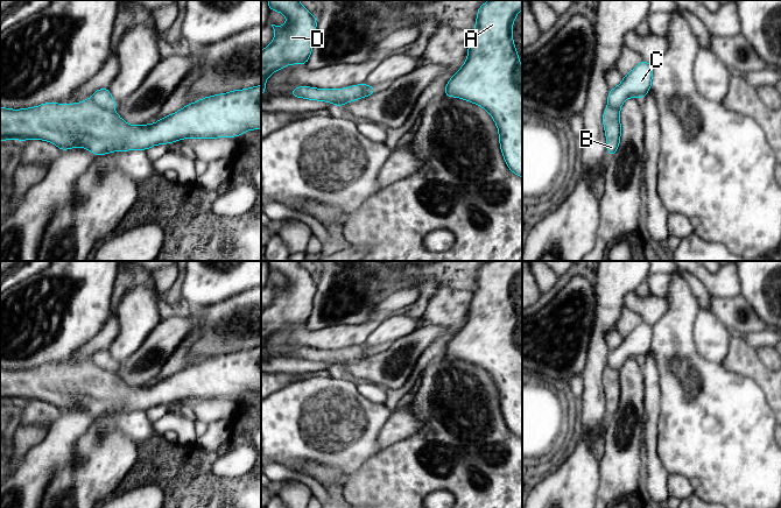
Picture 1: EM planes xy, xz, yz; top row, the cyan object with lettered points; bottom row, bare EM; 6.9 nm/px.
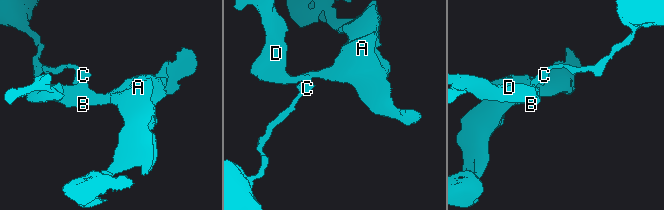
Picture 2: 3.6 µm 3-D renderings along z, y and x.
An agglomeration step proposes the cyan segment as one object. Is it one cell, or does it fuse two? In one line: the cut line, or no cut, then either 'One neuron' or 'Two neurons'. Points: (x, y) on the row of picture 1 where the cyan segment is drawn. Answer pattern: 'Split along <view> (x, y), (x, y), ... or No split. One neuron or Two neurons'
Split along xy (91, 98), (98, 105), (112, 110). Two neurons

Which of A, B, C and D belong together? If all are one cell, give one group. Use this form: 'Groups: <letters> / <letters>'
Groups: A B D / C

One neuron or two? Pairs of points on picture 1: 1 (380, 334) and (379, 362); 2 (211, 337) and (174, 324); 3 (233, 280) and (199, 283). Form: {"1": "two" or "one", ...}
{"1": "two", "2": "one", "3": "one"}

